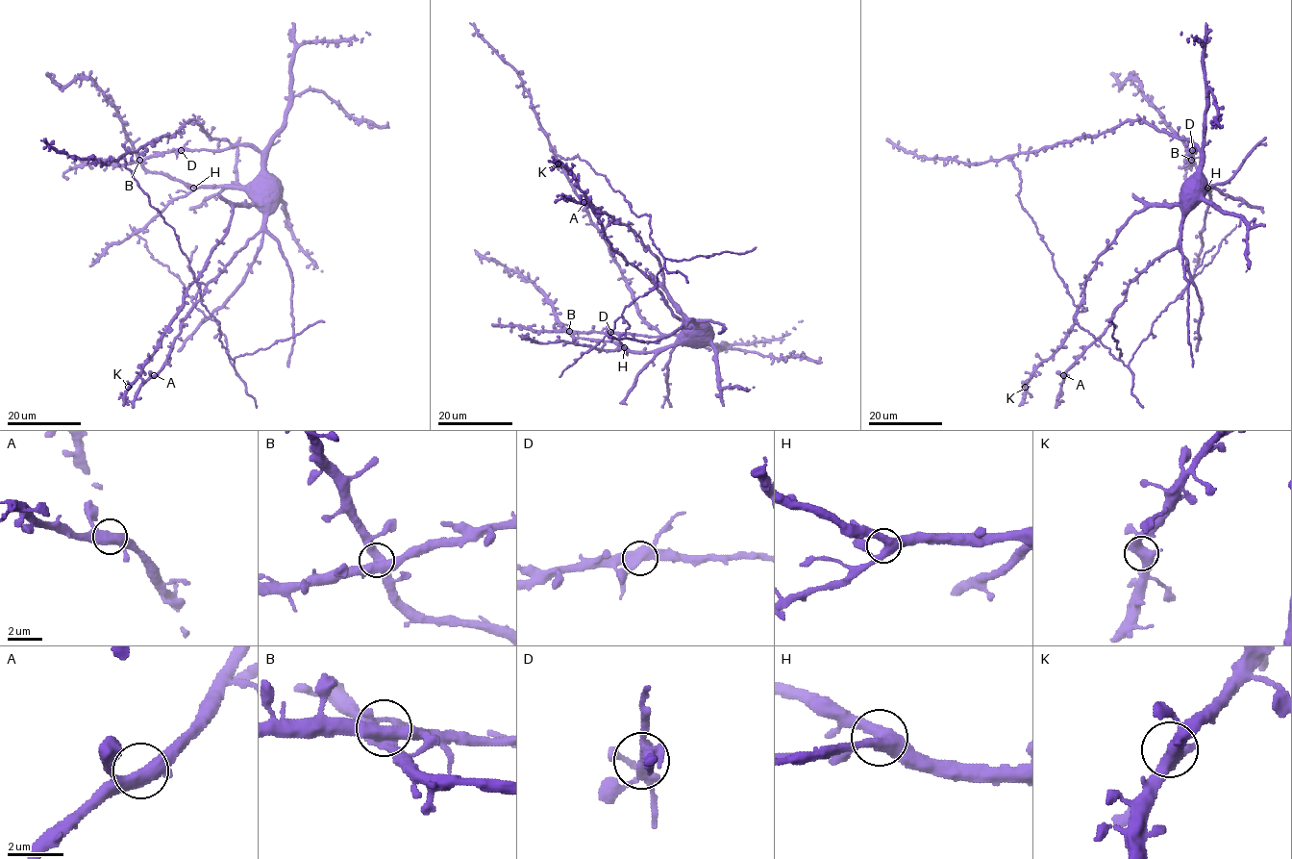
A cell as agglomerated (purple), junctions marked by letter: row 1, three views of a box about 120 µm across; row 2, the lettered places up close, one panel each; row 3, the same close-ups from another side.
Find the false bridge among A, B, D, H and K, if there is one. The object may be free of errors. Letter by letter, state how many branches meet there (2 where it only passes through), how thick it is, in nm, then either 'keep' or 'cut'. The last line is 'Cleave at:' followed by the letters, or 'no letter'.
A: 4 | 440 nm | keep
B: 4 | 440 nm | keep
D: 4 | 460 nm | cut
H: 4 | 440 nm | keep
K: 4 | 440 nm | keep
Cleave at: D

